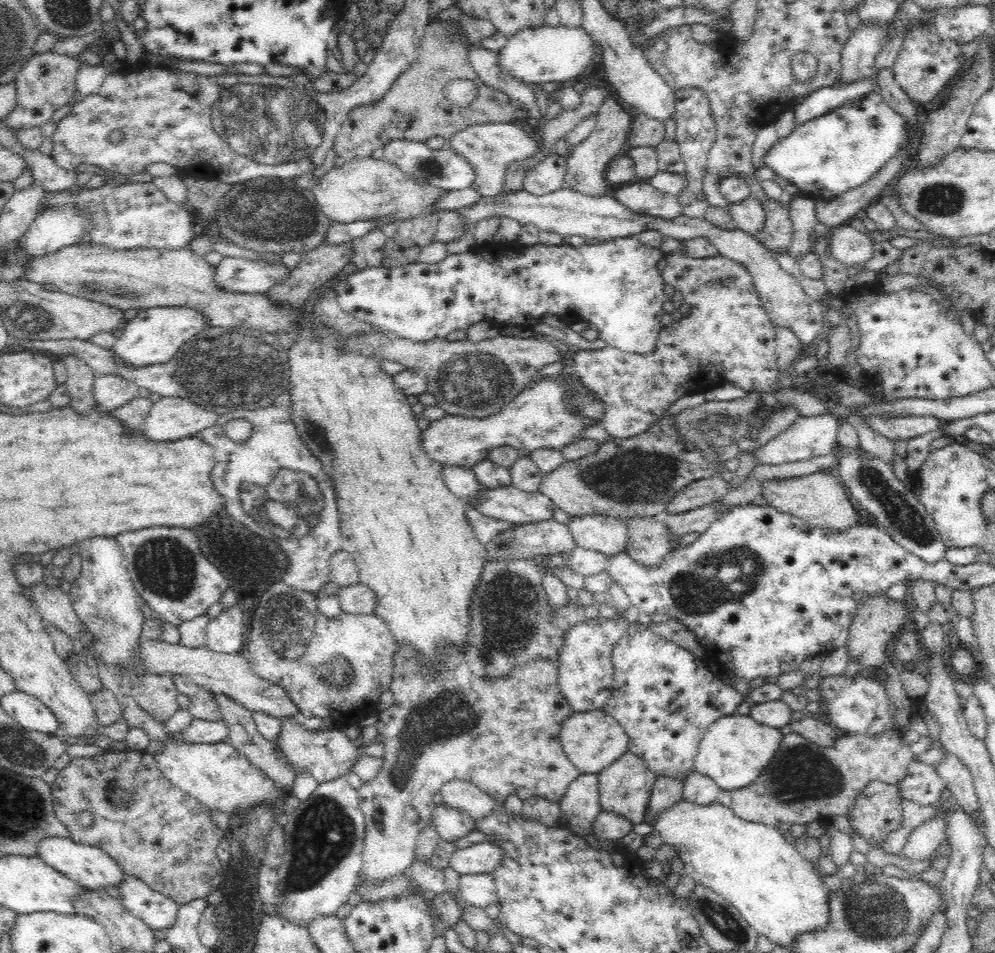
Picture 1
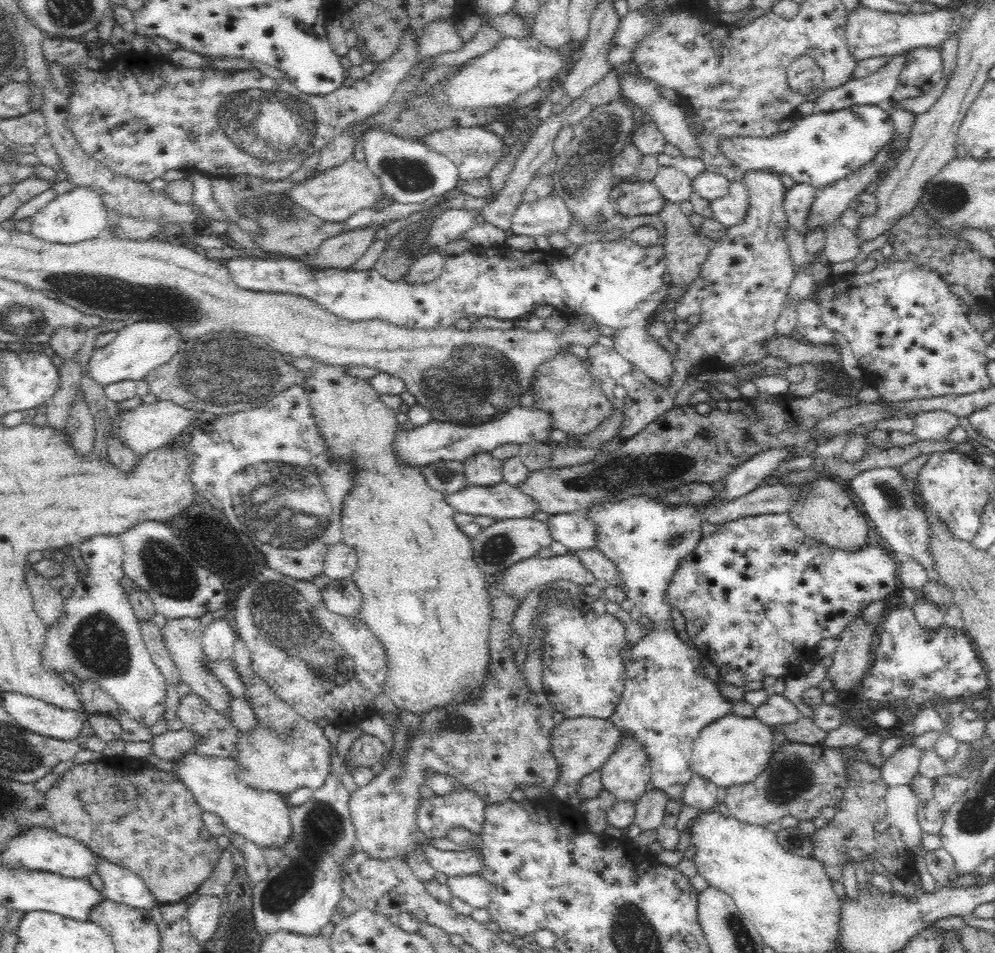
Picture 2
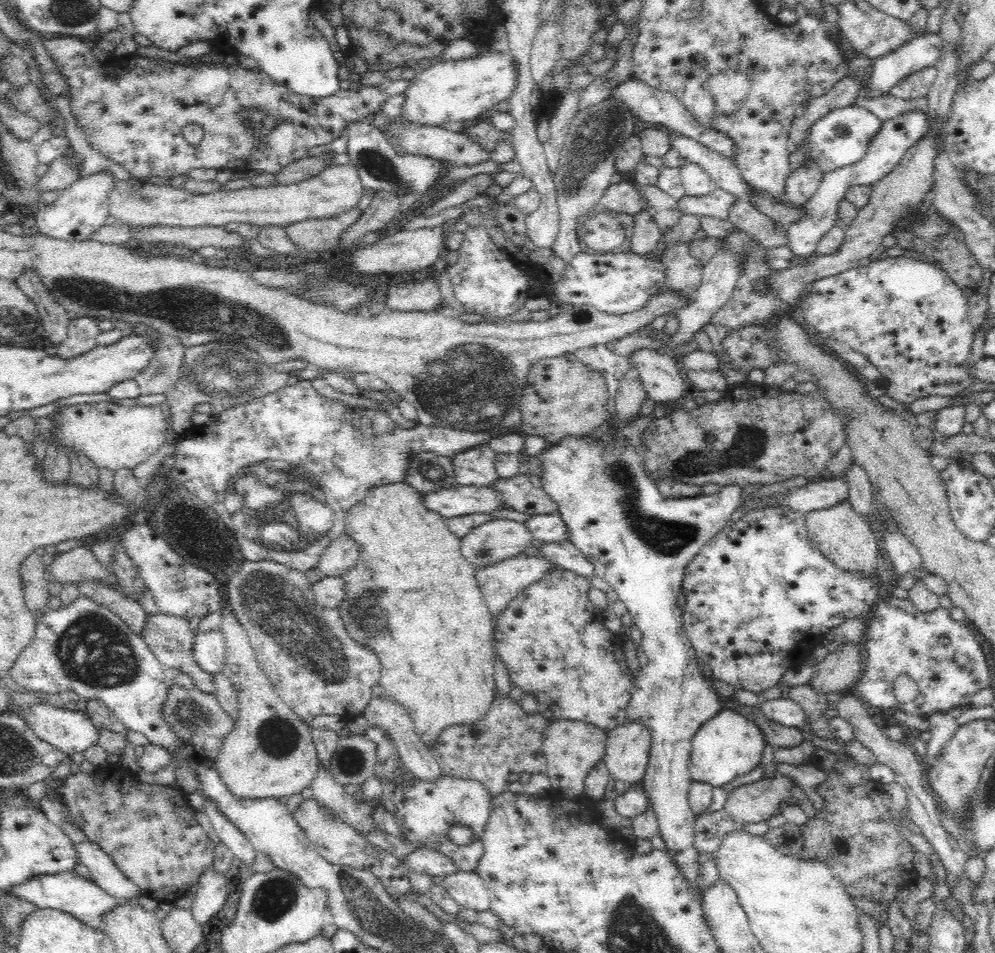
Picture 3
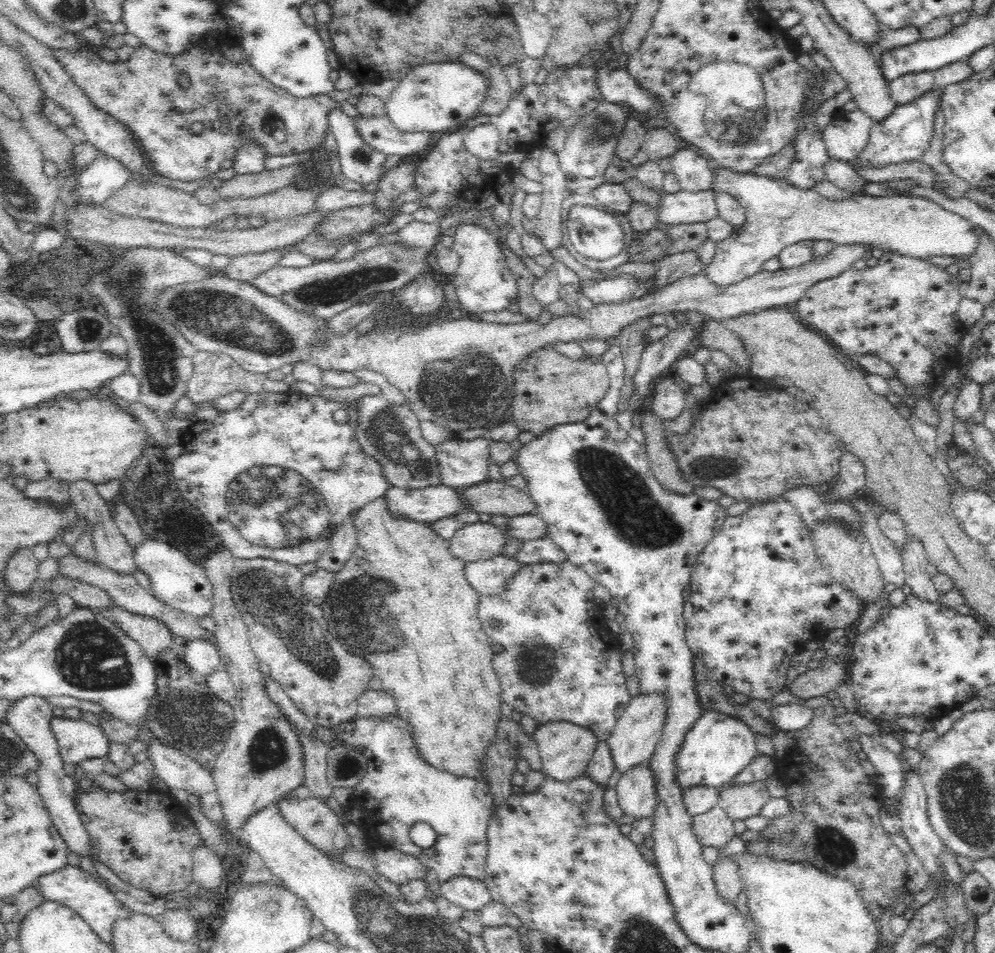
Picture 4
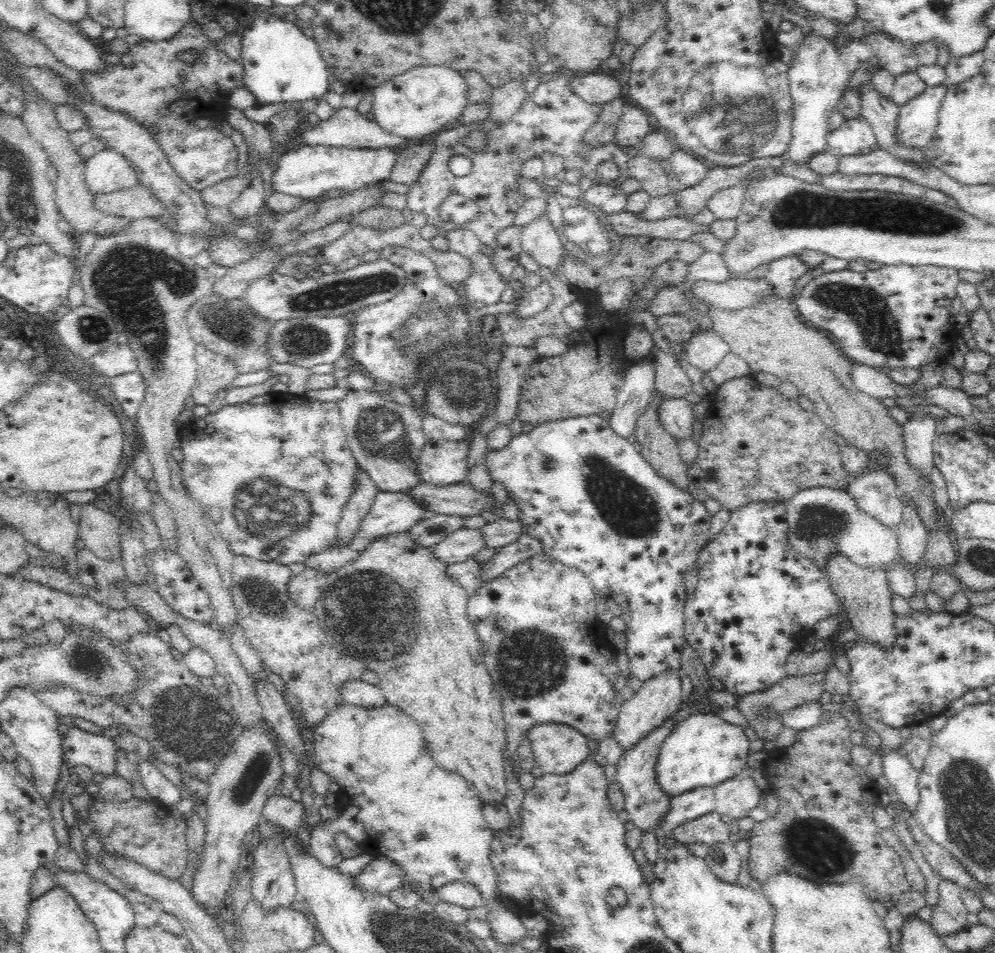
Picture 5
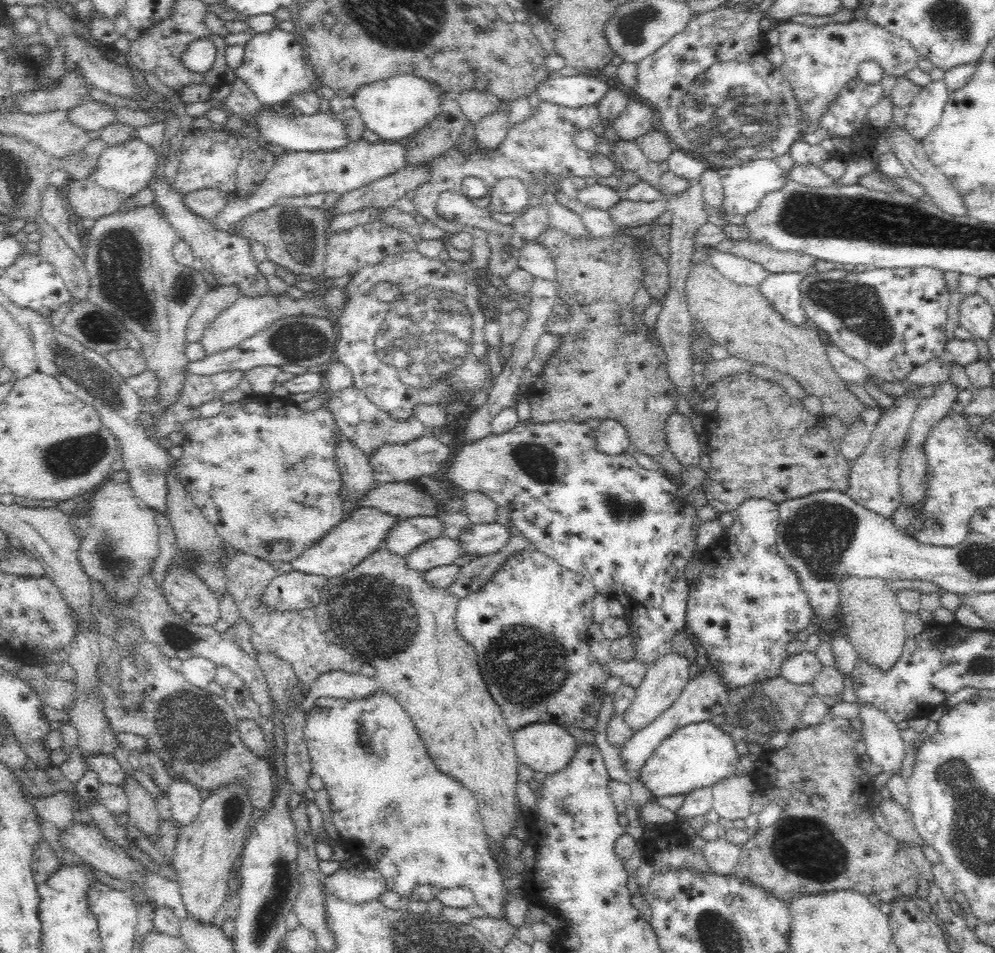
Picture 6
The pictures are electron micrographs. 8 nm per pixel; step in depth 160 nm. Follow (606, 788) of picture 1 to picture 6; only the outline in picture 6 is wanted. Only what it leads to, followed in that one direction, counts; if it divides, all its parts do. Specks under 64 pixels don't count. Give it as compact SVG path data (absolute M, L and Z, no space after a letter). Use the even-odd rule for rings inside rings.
M672 651L660 655L648 667L640 686L635 689L636 695L633 702L623 714L624 721L630 725L632 731L636 732L648 726L681 695L690 680L690 665L690 661L684 655Z

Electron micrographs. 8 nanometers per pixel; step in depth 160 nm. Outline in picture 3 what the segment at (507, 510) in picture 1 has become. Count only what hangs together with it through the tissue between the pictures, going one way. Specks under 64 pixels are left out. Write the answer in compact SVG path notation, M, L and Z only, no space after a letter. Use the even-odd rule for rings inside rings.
M454 485L424 493L424 507L446 519L468 514L490 515L504 509L504 495L492 486Z

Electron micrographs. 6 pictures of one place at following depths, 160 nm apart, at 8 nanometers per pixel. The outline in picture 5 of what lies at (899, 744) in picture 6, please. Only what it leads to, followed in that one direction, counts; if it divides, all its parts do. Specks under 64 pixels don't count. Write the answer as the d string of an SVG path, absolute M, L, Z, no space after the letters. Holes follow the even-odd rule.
M900 748L885 749L881 758L884 775L889 784L894 786L901 802L914 815L919 801L917 780L920 772L910 765Z

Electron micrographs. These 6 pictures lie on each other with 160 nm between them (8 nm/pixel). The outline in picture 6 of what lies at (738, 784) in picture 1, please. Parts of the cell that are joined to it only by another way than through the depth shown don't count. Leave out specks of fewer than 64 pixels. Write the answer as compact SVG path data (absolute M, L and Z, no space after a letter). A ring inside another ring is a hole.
M712 721L694 722L682 726L665 738L648 757L636 778L653 796L688 794L697 788L711 787L728 777L734 777L740 768L739 756L734 745L737 736L729 735Z

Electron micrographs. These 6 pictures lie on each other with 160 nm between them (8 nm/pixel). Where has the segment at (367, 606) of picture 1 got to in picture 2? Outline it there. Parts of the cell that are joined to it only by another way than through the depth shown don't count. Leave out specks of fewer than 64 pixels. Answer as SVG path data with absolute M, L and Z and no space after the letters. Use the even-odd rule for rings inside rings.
M351 577L331 580L321 588L321 599L327 610L346 618L358 616L361 598L362 593Z

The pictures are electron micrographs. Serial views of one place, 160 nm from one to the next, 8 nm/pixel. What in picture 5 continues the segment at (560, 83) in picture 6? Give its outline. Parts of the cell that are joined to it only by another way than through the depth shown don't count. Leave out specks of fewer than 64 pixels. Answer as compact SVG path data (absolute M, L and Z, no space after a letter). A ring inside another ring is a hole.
M573 74L569 89L590 104L606 104L615 98L625 97L625 82L618 81L606 74Z

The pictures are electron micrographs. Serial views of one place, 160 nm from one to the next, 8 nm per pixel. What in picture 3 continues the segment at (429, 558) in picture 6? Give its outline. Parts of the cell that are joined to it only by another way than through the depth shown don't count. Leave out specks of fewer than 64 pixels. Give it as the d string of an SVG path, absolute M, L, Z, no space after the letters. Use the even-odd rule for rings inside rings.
M492 519L485 524L472 528L472 530L461 539L460 553L462 553L464 559L470 564L473 564L476 569L490 566L495 562L524 555L526 548L531 547L532 541L535 540L534 535L530 534L530 531L531 530L528 530L524 523L514 522L514 520Z

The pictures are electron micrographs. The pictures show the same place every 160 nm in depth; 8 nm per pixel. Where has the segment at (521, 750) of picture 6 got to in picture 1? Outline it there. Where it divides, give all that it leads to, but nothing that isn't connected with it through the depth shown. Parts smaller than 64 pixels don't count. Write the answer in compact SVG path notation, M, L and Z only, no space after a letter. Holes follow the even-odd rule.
M603 709L574 712L564 721L559 739L566 757L582 774L598 774L628 752L628 735L620 723Z

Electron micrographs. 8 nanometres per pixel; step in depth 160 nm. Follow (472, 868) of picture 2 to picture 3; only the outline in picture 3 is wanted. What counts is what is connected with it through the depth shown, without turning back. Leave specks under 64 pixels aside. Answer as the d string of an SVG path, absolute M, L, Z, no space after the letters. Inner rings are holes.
M420 847L418 850L410 853L407 857L402 858L401 862L403 862L403 867L407 872L427 874L437 880L460 871L449 858L436 850L430 850L426 847Z

